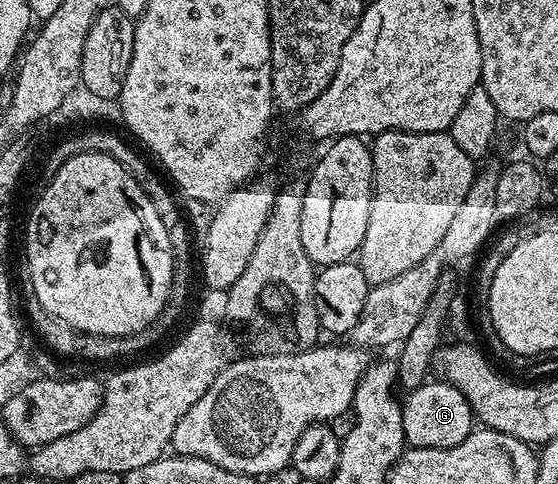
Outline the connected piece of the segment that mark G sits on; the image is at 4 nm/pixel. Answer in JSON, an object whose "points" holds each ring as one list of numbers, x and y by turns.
{"points":[[427,380,409,391,402,402,402,428,406,446,413,448,452,448,476,429,474,409,466,397,450,382]]}

